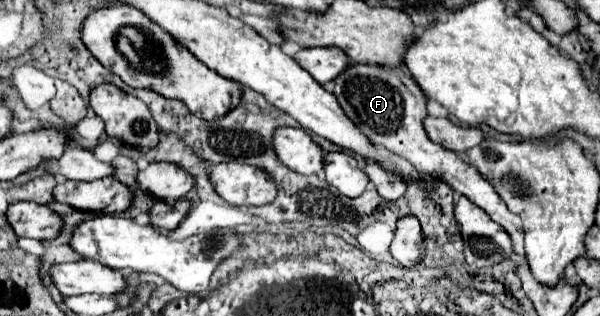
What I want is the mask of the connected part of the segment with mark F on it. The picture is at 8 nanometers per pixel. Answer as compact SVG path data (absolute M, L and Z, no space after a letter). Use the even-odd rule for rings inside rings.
M350 62L348 68L334 78L334 96L338 98L338 104L342 106L346 116L360 128L362 134L366 134L374 144L382 144L386 150L396 152L398 156L408 160L420 174L430 174L430 176L442 174L444 182L452 186L452 190L458 190L470 202L484 208L484 212L488 212L490 218L508 232L508 236L512 238L514 254L526 256L520 218L506 208L504 200L476 172L474 166L456 158L456 154L444 150L440 144L428 138L422 126L422 120L426 116L426 98L416 86L416 82L402 68Z

